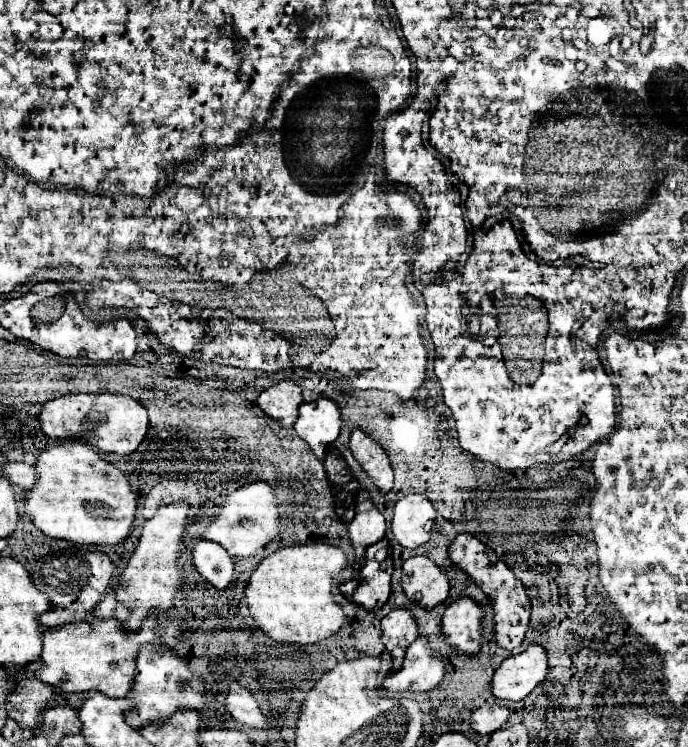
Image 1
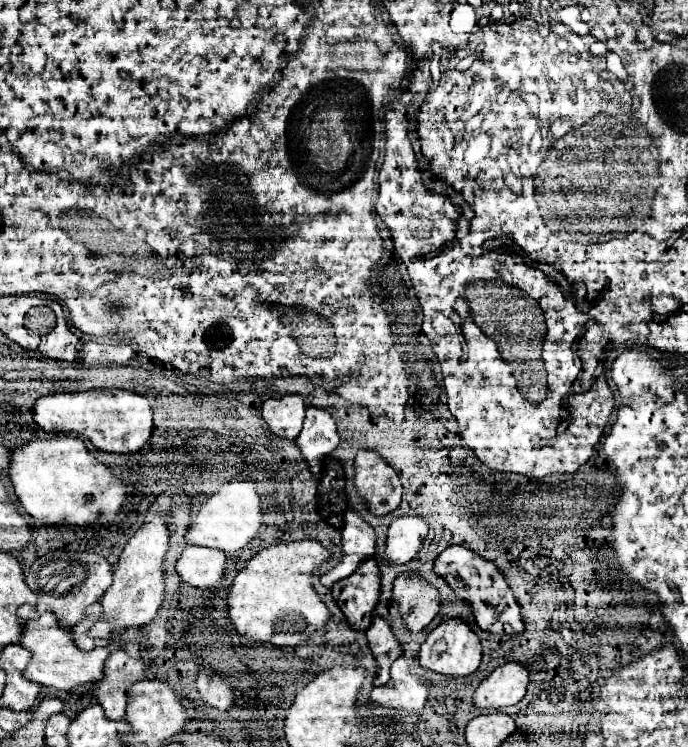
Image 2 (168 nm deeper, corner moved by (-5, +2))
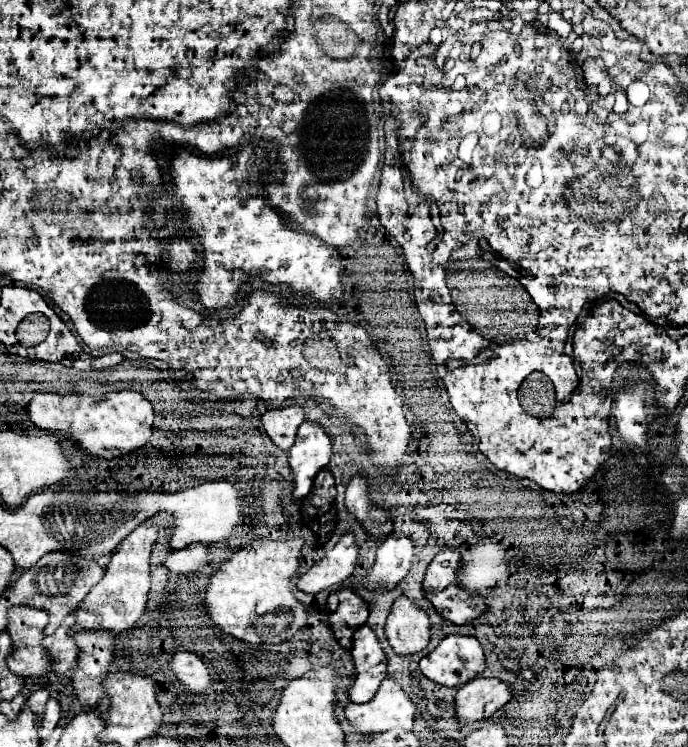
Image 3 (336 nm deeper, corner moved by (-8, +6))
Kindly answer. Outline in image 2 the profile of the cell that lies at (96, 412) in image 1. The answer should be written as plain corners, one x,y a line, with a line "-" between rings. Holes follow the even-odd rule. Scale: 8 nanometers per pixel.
89,389
81,393
57,393
57,395
45,395
35,401
35,423
47,431
47,433
77,433
87,437
97,449
109,451
109,453
133,453
139,451
153,429
153,411
149,401
143,395
137,395
133,391
115,389
111,393
109,389

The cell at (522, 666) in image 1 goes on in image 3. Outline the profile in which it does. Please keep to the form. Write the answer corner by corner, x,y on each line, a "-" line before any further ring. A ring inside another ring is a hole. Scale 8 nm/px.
476,677
458,689
454,697
454,717
460,725
488,719
494,711
504,707
512,697
512,689
500,679

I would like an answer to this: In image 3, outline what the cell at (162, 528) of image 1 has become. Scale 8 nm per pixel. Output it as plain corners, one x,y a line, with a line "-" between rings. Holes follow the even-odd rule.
136,527
112,553
104,577
100,583
92,587
86,599
76,609
74,629
108,629
108,631
124,631
130,629
140,615
144,613
148,589
150,589
150,547
156,543
158,527
-
80,623
102,623
102,627
80,627

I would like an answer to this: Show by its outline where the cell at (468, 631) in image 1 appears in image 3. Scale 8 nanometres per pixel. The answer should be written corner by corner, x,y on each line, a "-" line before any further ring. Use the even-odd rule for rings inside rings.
448,635
440,645
420,659
420,671
430,681
444,687
460,687
486,669
484,653
476,637

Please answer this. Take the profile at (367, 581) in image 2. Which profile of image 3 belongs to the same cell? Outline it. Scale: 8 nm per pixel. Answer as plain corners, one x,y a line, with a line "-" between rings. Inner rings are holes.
344,587
340,591
330,593
326,601
326,611
326,625
334,633
340,647
348,651
352,647
354,631
362,627
368,619
368,605
350,587

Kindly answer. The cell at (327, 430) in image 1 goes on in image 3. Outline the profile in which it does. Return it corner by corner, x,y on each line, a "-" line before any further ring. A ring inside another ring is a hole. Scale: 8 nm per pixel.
304,421
298,427
296,443
288,451
288,463
294,473
294,487
296,487
292,491
294,499
302,499
308,495
304,493
306,487
308,491
312,489
316,473
328,467
330,457
332,457
332,439
324,433
320,425

